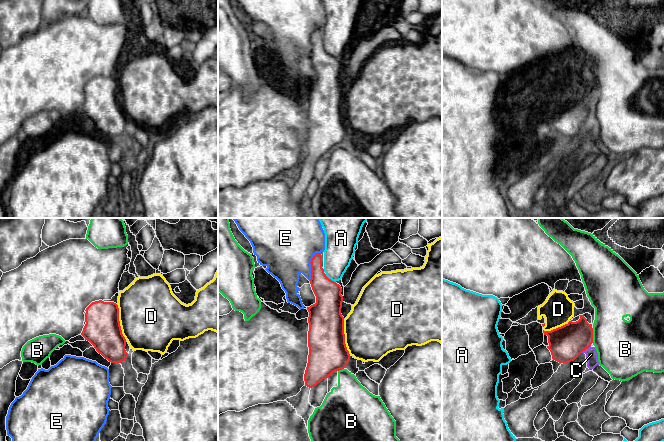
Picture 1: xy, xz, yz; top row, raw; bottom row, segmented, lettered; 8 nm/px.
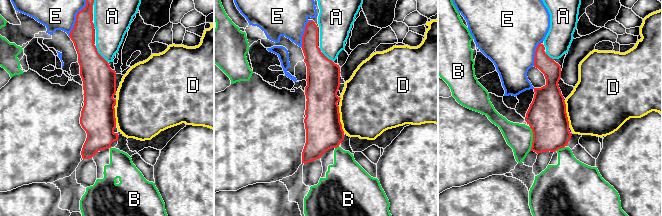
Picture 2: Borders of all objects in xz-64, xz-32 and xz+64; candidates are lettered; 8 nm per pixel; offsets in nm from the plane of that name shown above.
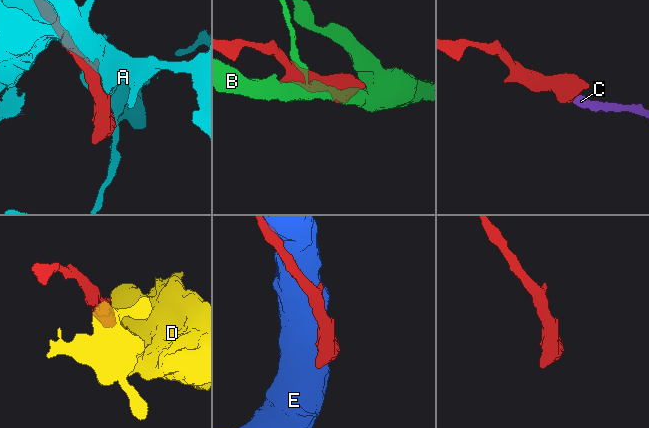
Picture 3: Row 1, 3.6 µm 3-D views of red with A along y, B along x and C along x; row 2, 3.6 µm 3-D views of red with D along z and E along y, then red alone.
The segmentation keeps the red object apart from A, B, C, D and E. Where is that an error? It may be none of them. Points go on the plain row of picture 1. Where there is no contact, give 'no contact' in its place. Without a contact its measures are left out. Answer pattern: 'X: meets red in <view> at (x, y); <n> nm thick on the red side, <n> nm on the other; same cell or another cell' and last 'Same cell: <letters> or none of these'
A: meets red in xz at (330, 55); 220 nm thick on the red side, 240 nm on the other; another cell
B: meets red in yz at (592, 111); 280 nm thick on the red side, 400 nm on the other; another cell
C: meets red in yz at (585, 125); 280 nm thick on the red side, 100 nm on the other; same cell
D: meets red in xz at (344, 113); 300 nm thick on the red side, 460 nm on the other; another cell
E: meets red in xz at (311, 41); 190 nm thick on the red side, 420 nm on the other; another cell
Same cell: C

